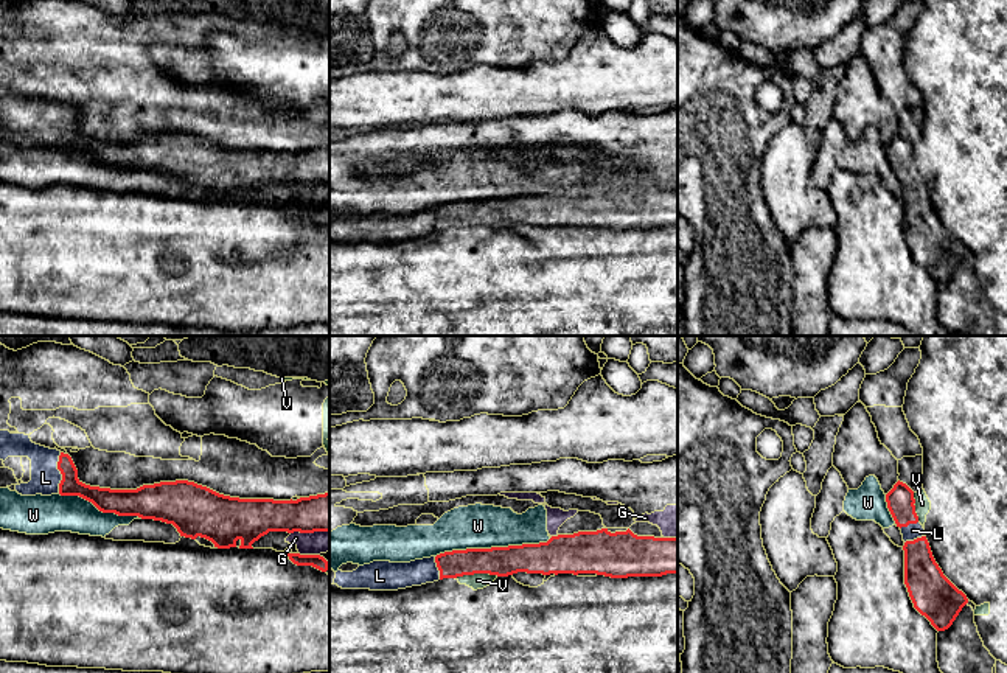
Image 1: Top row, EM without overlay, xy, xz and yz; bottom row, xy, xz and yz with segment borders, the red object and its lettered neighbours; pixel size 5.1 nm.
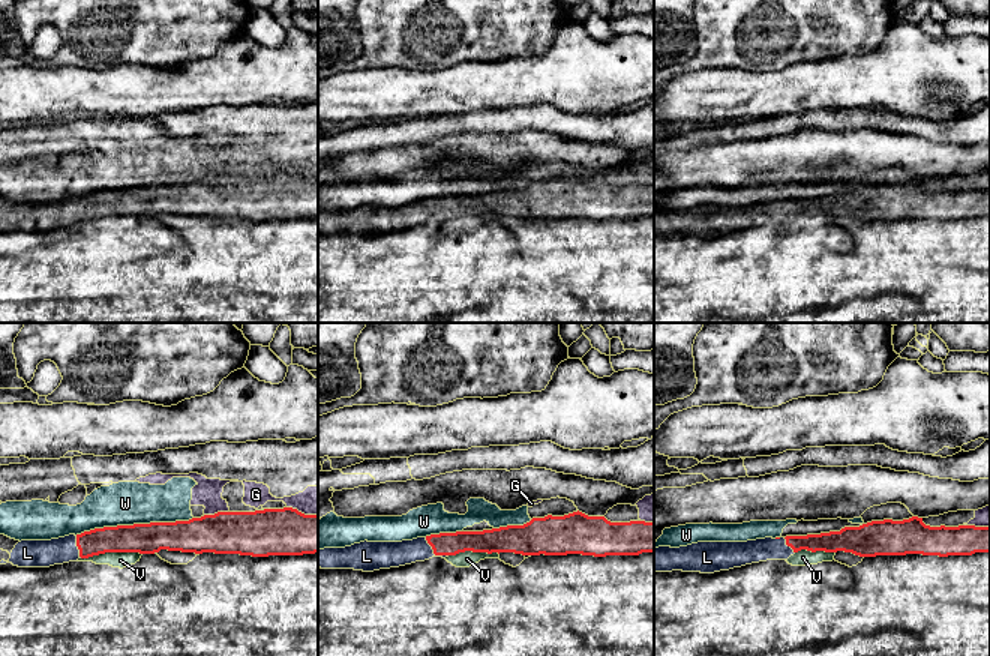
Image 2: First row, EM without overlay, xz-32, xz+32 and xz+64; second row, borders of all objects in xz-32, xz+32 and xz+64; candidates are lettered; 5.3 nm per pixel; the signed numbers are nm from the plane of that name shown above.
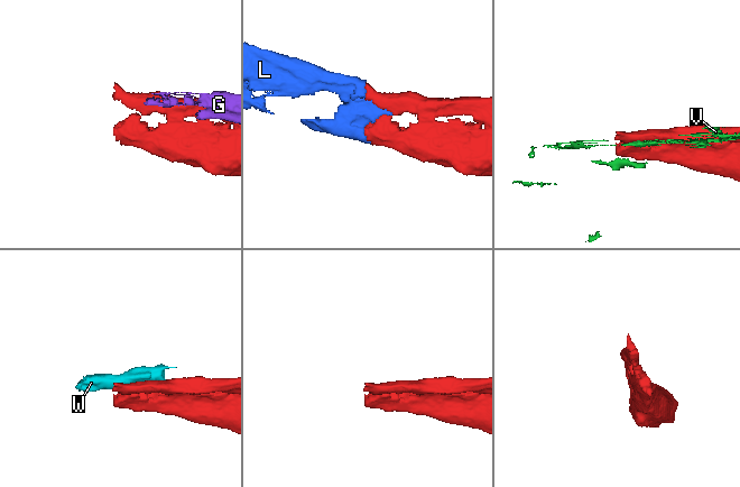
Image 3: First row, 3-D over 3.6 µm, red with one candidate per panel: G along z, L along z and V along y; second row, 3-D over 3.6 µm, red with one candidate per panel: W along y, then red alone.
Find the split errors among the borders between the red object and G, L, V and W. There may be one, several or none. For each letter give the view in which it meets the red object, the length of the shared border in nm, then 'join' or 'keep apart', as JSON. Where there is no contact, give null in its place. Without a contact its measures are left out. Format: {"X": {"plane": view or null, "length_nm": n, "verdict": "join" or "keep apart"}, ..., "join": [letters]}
{"G": {"plane": "xy", "length_nm": 200, "verdict": "keep apart"}, "L": {"plane": "xy", "length_nm": 220, "verdict": "join"}, "V": {"plane": "xz", "length_nm": 220, "verdict": "keep apart"}, "W": {"plane": "xz", "length_nm": 600, "verdict": "keep apart"}, "join": ["L"]}

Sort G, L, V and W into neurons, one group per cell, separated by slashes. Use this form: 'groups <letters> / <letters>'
groups G W / L / V

